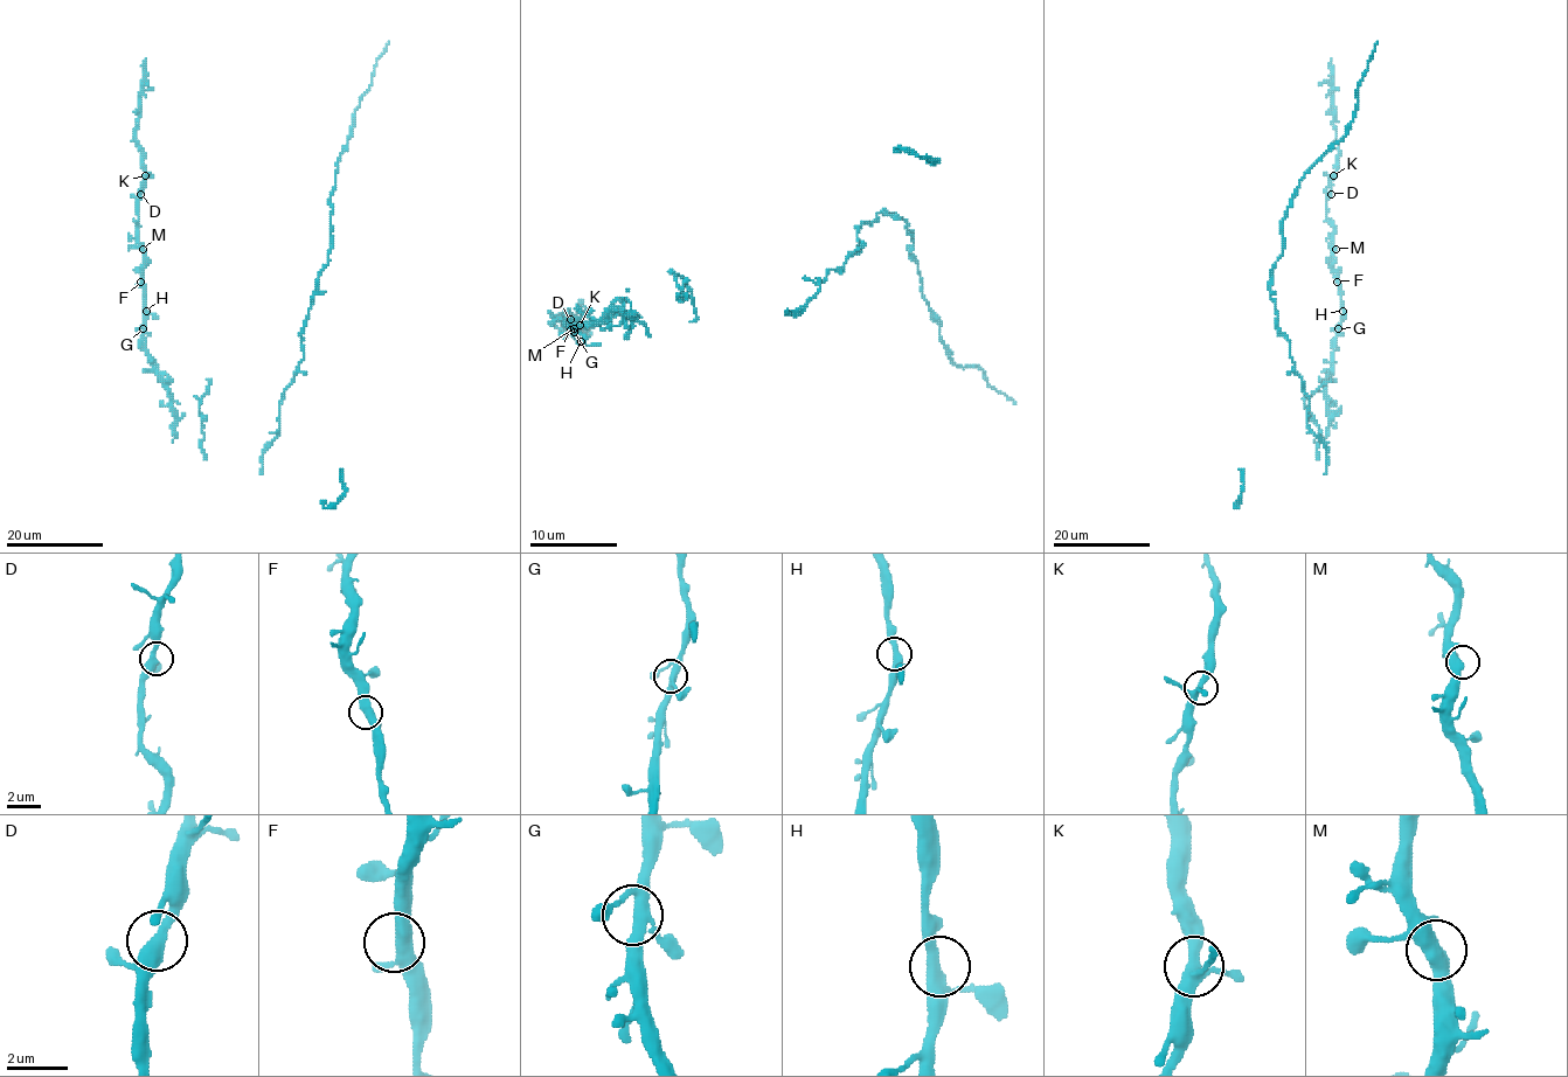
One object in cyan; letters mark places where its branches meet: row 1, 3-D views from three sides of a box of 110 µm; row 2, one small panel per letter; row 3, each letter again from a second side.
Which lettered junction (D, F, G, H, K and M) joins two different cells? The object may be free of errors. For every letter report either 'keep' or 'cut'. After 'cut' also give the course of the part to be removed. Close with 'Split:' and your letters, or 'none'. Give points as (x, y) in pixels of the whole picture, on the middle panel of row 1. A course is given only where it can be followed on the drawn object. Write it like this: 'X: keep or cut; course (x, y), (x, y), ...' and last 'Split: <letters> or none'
D: keep
F: keep
G: keep
H: keep
K: keep
M: keep
Split: none

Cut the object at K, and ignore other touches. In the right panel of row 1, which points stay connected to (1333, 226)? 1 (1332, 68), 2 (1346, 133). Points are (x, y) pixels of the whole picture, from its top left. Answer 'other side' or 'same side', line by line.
1: other side
2: same side

